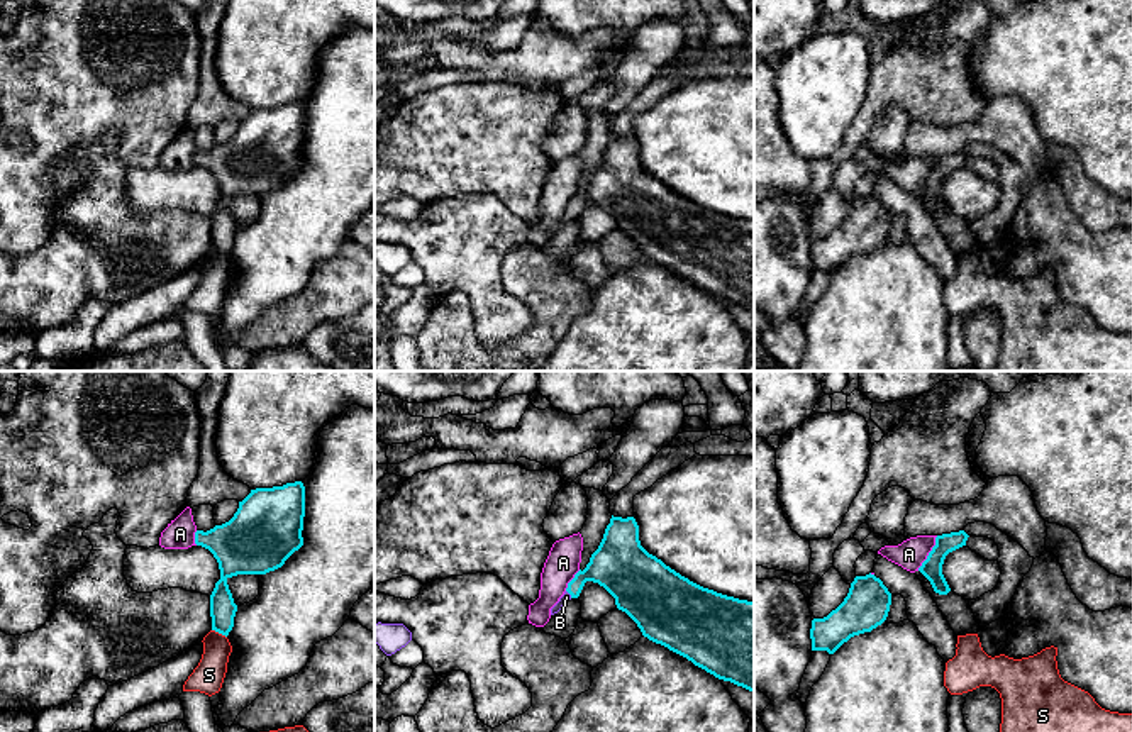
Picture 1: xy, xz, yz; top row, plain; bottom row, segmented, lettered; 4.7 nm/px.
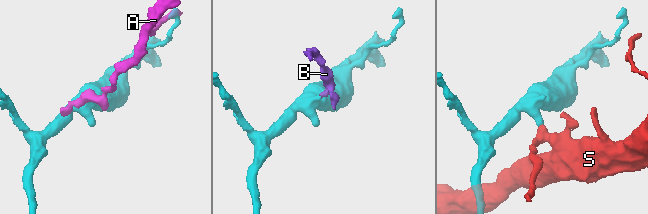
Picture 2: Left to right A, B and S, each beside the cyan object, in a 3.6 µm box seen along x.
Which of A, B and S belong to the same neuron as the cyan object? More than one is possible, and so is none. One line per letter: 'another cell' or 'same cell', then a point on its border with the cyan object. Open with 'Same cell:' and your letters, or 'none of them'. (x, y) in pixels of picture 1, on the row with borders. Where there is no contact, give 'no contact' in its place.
Same cell: B
A: another cell; meets cyan in yz at (929, 553)
B: same cell; meets cyan in xz at (568, 592)
S: another cell; meets cyan in xy at (219, 632)

